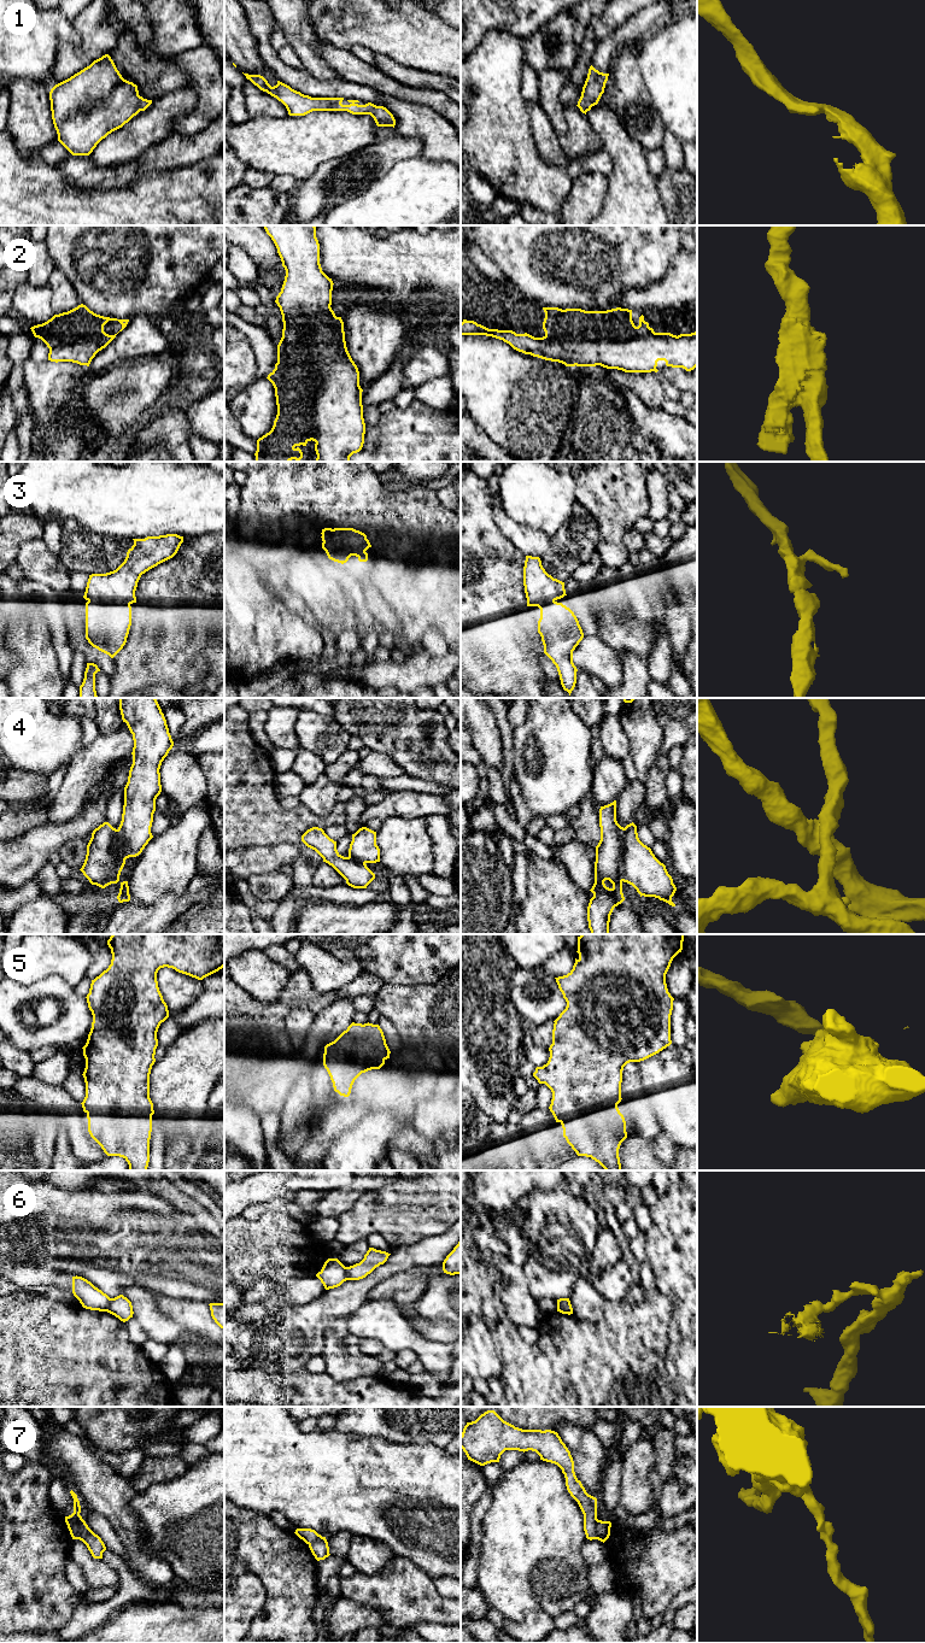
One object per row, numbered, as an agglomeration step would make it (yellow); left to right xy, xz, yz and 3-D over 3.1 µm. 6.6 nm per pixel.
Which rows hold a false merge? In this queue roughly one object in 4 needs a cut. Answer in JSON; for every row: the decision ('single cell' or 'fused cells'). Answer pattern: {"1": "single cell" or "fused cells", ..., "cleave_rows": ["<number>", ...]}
{"1": "single cell", "2": "single cell", "3": "single cell", "4": "fused cells", "5": "single cell", "6": "fused cells", "7": "fused cells", "cleave_rows": ["4", "6", "7"]}

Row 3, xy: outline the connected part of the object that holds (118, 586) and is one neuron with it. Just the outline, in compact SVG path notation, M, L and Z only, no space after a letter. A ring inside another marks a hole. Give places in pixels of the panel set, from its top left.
M166 534L133 539L134 545L128 550L124 562L113 571L89 575L83 598L86 603L86 639L99 651L113 658L125 645L131 626L131 604L136 603L135 591L142 574L158 564L172 558L183 536Z

